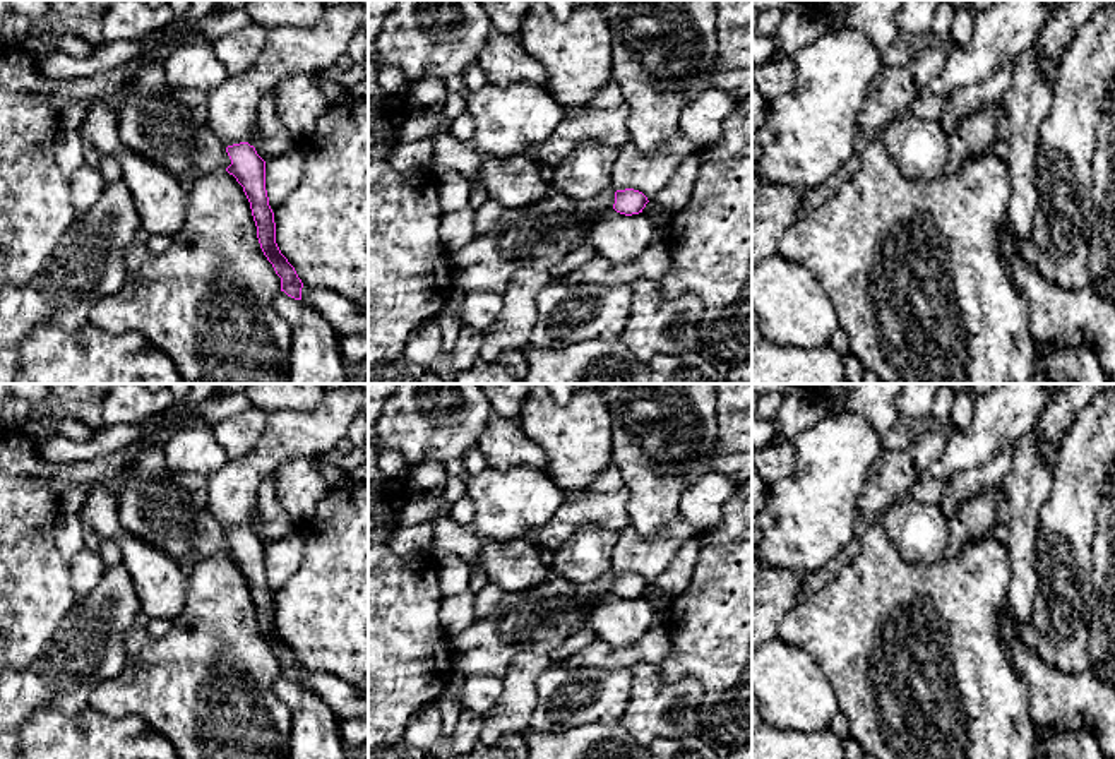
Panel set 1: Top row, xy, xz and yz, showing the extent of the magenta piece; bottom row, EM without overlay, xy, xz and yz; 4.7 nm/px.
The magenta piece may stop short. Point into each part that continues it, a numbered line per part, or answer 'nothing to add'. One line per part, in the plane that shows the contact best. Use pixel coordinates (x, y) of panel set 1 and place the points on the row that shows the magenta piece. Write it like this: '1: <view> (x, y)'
1: xy (165, 124)

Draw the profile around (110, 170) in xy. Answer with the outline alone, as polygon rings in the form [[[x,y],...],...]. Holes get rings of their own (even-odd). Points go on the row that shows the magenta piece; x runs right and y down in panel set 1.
[[[101,156],[98,168],[99,168],[103,178],[106,180],[106,183],[113,183],[113,182],[120,180],[120,164],[113,158]]]

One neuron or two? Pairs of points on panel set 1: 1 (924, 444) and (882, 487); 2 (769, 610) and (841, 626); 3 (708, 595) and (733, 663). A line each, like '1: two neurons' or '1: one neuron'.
1: one neuron
2: two neurons
3: one neuron

